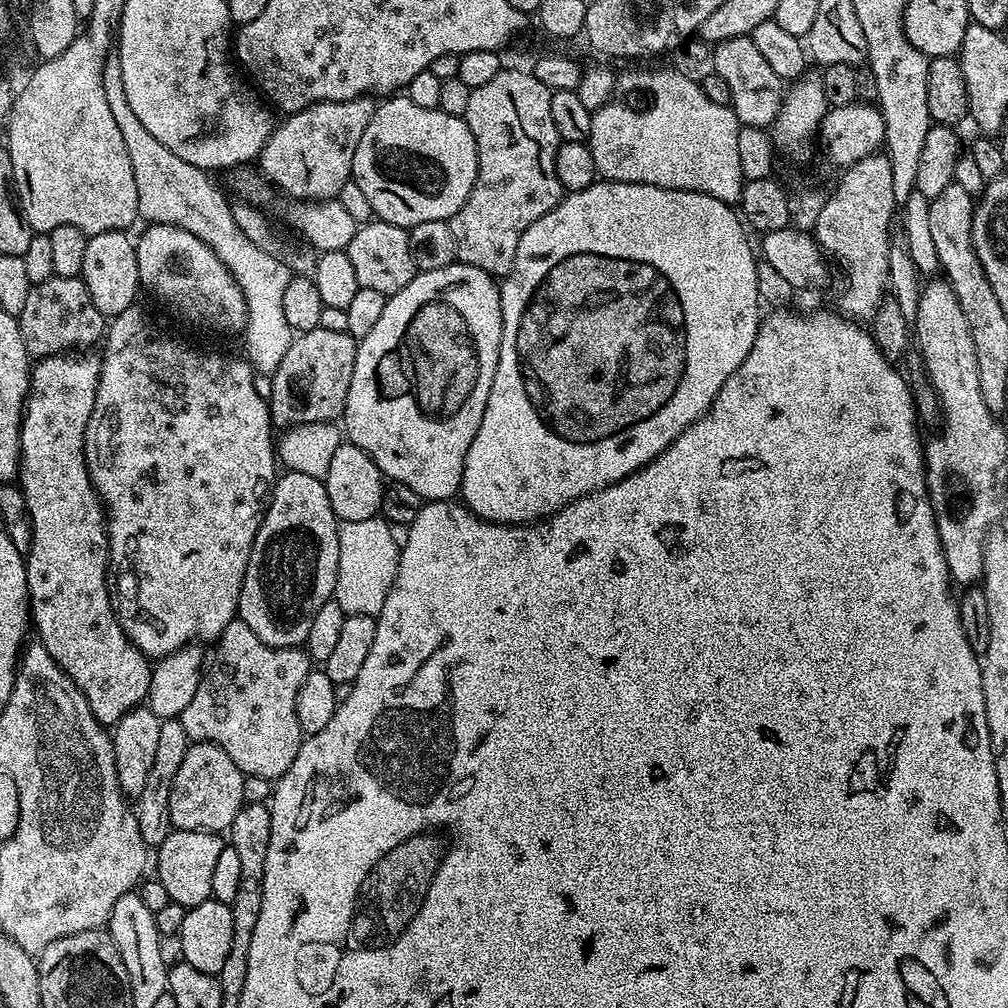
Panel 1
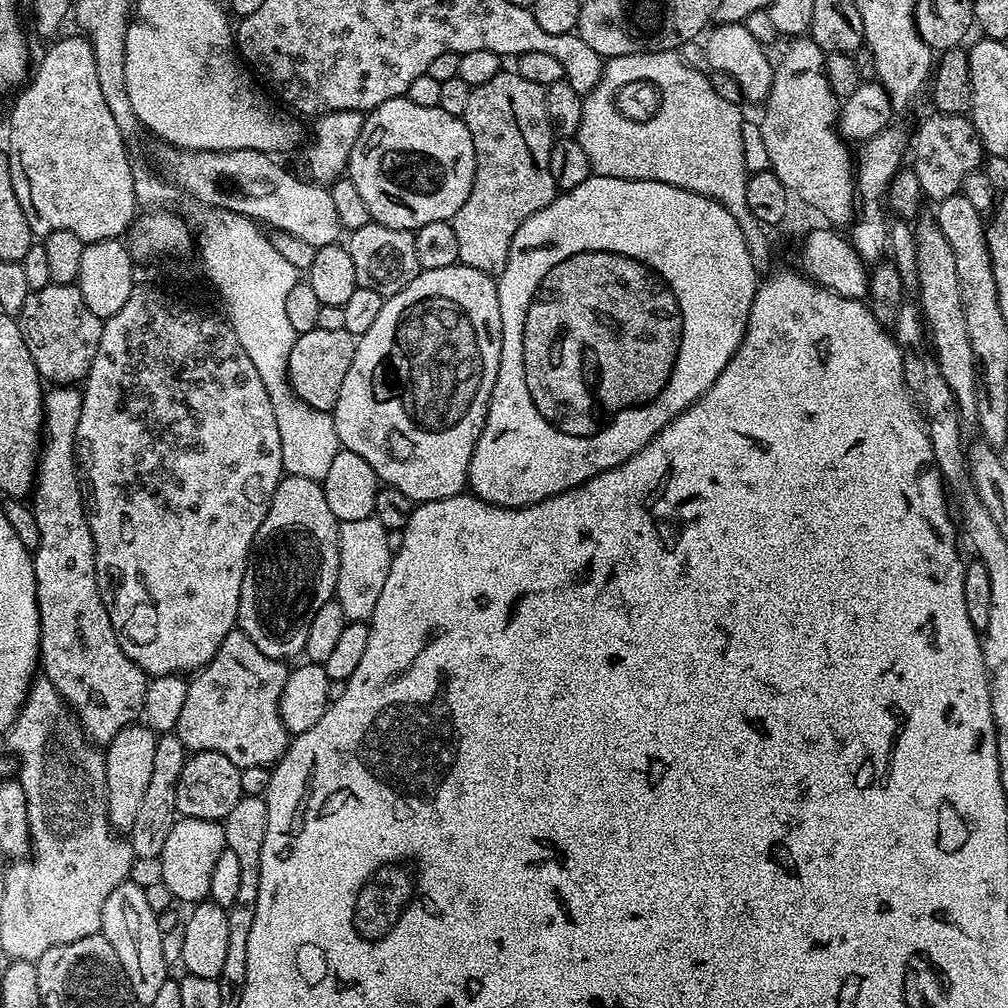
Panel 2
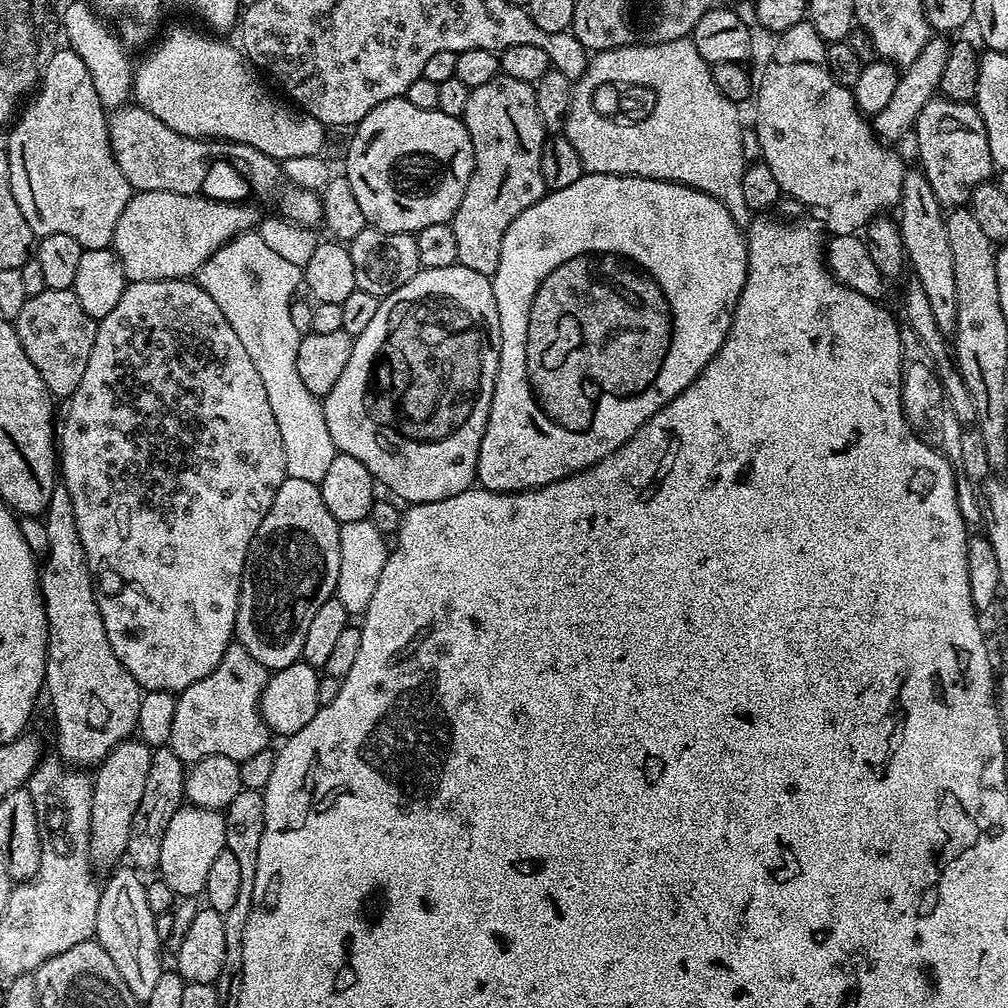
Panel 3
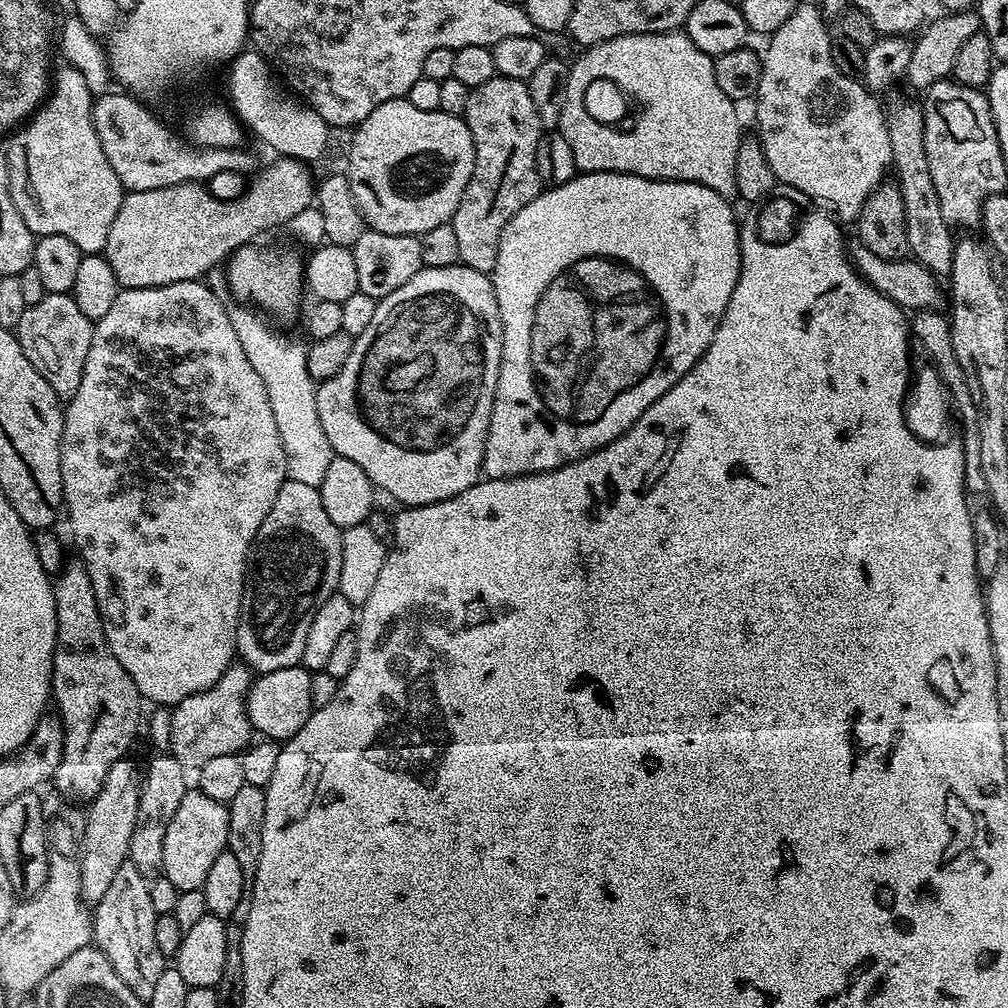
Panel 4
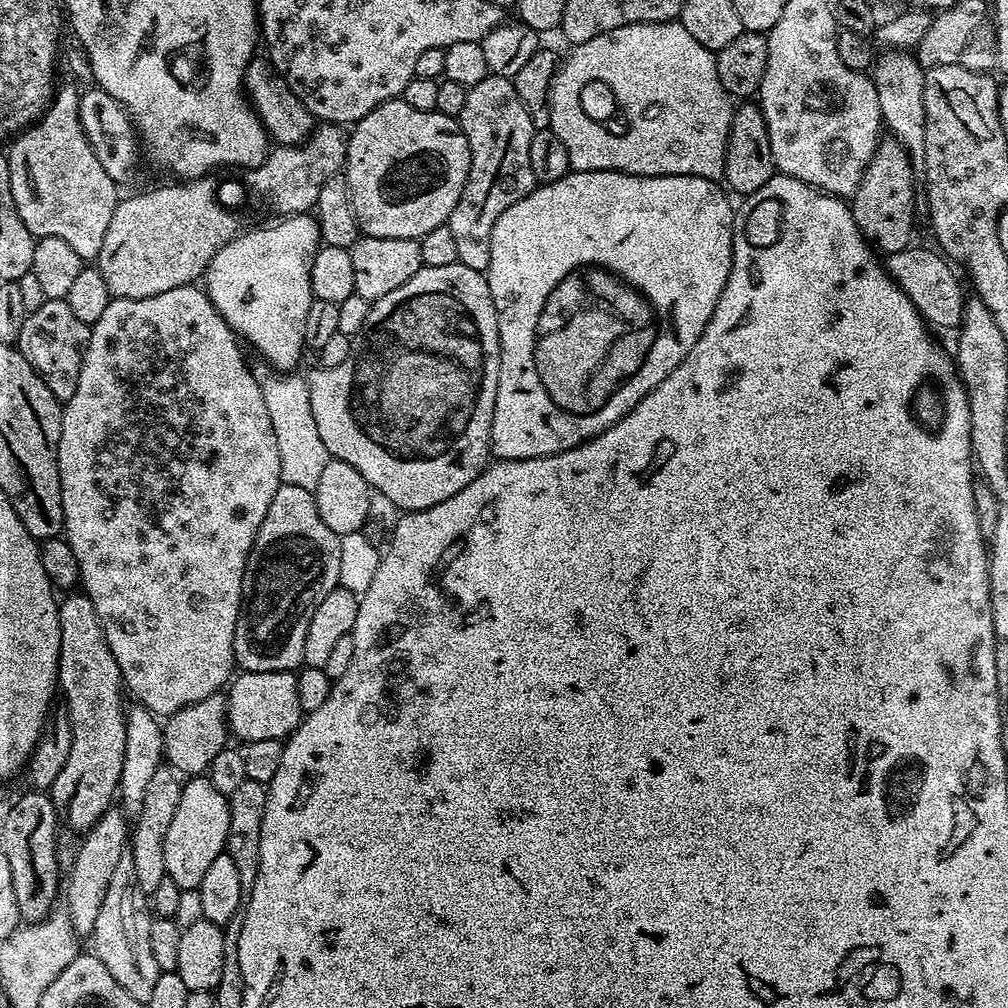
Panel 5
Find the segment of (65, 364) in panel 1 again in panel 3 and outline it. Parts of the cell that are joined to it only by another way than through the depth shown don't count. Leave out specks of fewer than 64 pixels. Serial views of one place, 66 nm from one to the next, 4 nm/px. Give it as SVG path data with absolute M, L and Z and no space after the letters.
M63 486L52 489L50 506L42 519L48 539L48 554L39 569L40 595L44 597L44 613L48 619L44 688L46 700L48 696L56 715L58 756L69 766L96 766L107 758L114 746L137 731L142 689L130 670L118 662L110 638L106 638L92 572L74 522L74 506Z

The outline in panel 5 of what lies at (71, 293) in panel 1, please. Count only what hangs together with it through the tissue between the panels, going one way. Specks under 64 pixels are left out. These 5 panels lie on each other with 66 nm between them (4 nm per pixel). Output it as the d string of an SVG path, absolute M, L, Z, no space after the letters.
M67 299L46 301L38 306L38 310L29 312L26 322L22 322L22 334L18 341L20 353L24 355L26 362L30 362L30 366L34 366L34 370L40 375L42 382L46 382L50 394L54 394L56 400L67 402L74 398L74 390L78 390L78 374L82 374L84 365L84 351L91 333L91 327L70 311Z

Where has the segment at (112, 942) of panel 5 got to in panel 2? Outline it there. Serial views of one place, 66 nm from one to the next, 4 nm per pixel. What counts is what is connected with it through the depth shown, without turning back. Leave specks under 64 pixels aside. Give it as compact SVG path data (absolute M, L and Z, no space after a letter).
M129 878L123 884L112 891L110 898L106 898L104 909L102 910L102 918L100 919L100 927L102 934L110 942L110 946L114 946L114 954L120 963L120 970L124 977L128 979L128 985L132 988L132 992L141 1002L147 1002L154 998L154 994L158 994L158 990L162 990L164 981L169 979L170 972L164 965L166 953L162 950L162 933L160 930L160 921L157 913L150 910L150 902L146 902L146 894L141 885L136 885L135 879Z

